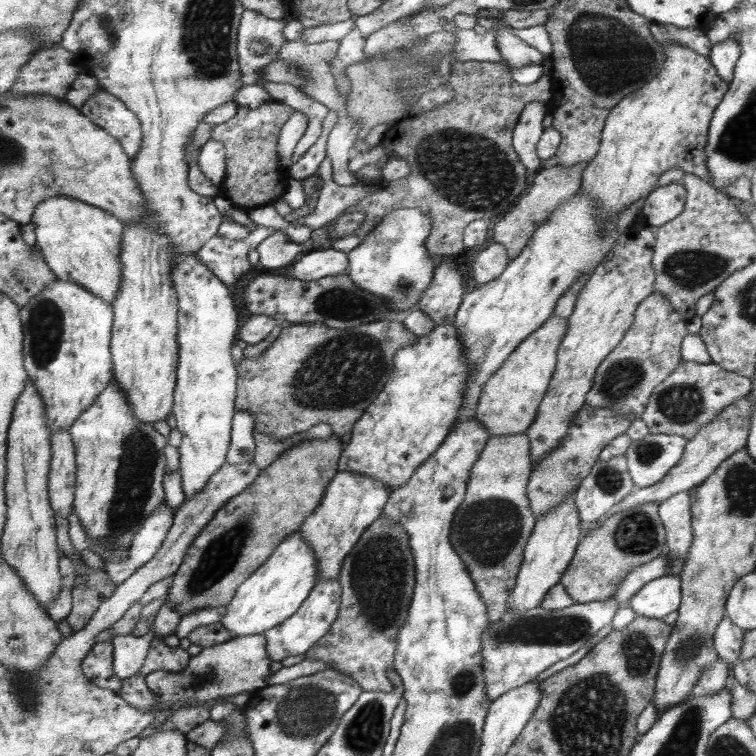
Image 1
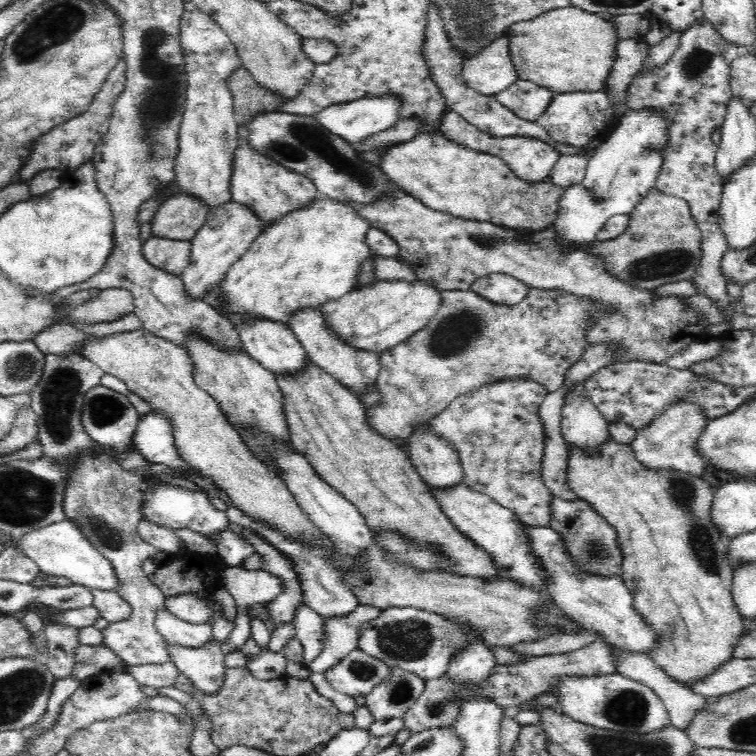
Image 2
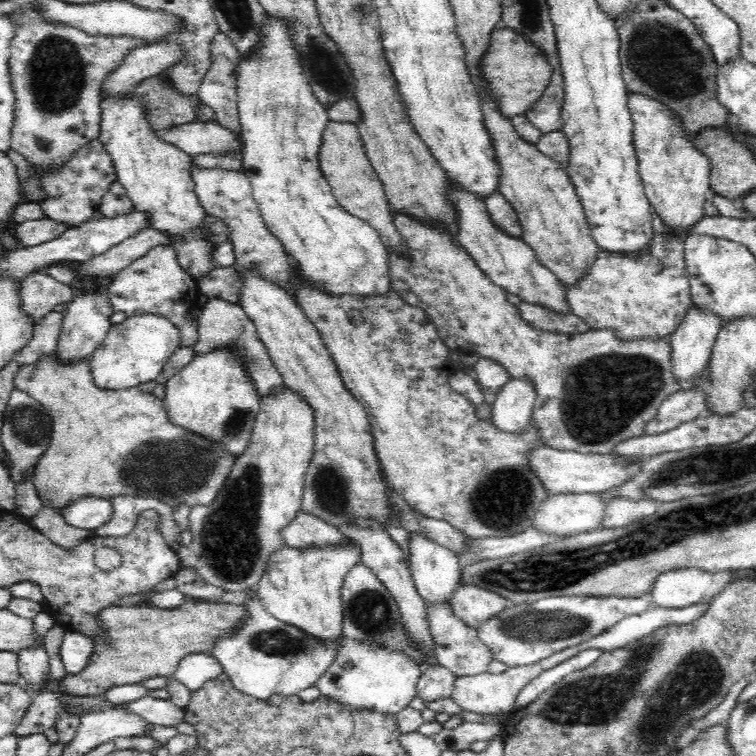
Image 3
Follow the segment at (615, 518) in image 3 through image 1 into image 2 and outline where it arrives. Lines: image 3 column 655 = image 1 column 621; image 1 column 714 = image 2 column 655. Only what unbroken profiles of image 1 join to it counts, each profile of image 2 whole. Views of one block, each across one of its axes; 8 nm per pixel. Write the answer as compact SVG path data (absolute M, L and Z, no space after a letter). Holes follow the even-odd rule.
M695 400L678 401L666 406L664 413L636 429L631 445L638 456L637 460L644 466L650 466L650 470L674 469L702 477L706 459L698 452L697 442L709 422L705 410Z

